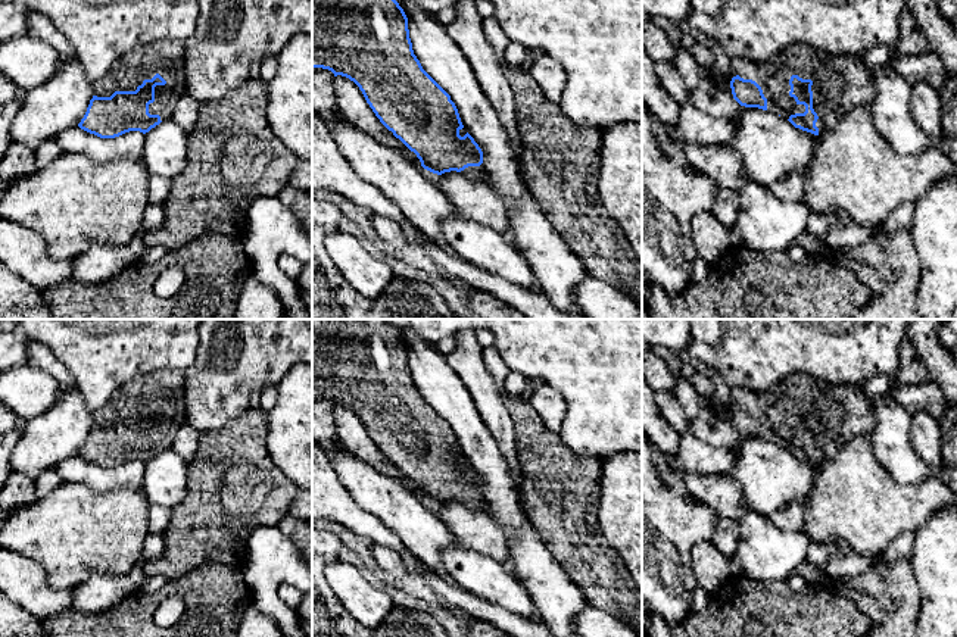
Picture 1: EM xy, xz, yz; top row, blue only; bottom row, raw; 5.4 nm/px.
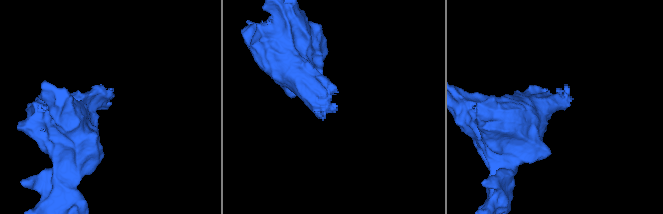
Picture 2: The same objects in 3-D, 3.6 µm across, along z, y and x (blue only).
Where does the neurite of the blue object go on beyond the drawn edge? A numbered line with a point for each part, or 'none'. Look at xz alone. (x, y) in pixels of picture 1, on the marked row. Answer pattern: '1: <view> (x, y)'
1: xz (474, 172)

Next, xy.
1: xy (167, 58)

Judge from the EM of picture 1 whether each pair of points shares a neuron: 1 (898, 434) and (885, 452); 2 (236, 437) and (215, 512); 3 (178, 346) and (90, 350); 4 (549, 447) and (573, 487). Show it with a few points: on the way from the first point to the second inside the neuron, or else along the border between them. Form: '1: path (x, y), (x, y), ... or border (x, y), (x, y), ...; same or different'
1: path (894, 439), (890, 447); same
2: path (236, 456), (223, 493); same
3: path (156, 343), (112, 343); same
4: path (549, 458), (549, 464), (563, 477); same

